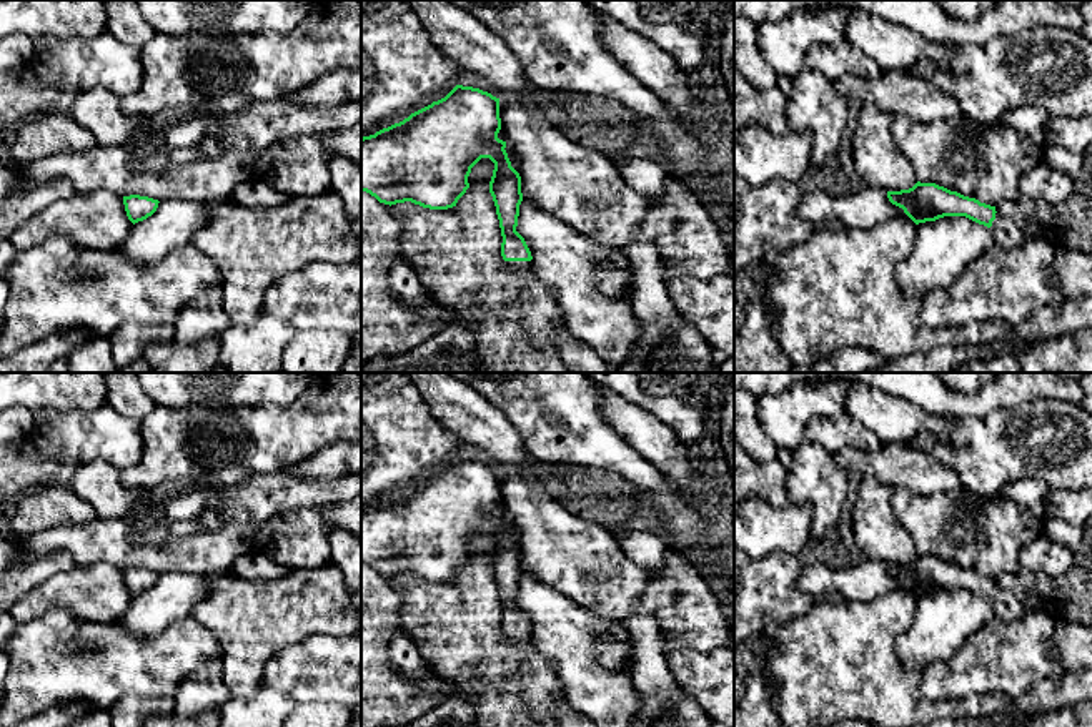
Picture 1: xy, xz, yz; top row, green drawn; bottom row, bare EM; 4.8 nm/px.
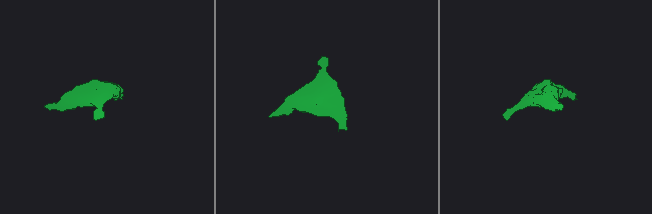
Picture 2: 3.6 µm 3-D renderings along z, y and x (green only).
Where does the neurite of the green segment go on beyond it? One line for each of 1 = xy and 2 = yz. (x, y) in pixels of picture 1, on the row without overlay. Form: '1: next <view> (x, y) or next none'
1: next none
2: next yz (1004, 604)

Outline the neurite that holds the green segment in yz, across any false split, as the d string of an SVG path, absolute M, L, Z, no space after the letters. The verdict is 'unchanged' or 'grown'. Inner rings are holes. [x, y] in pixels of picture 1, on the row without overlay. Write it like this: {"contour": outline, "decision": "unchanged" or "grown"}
{"contour": "M917 554L909 562L887 564L892 577L916 596L936 594L944 589L965 589L990 602L995 616L1005 621L1015 621L1024 616L1025 607L1009 591L999 587L995 579L980 576L975 571L951 564L936 556Z", "decision": "grown"}

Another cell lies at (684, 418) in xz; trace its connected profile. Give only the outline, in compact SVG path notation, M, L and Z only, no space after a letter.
M584 373L621 398L654 413L669 426L678 441L687 448L704 433L701 408L678 396L648 398L639 386L639 373Z

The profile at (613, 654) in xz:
M631 639L624 644L616 640L603 640L594 654L608 669L624 669L633 664Z

